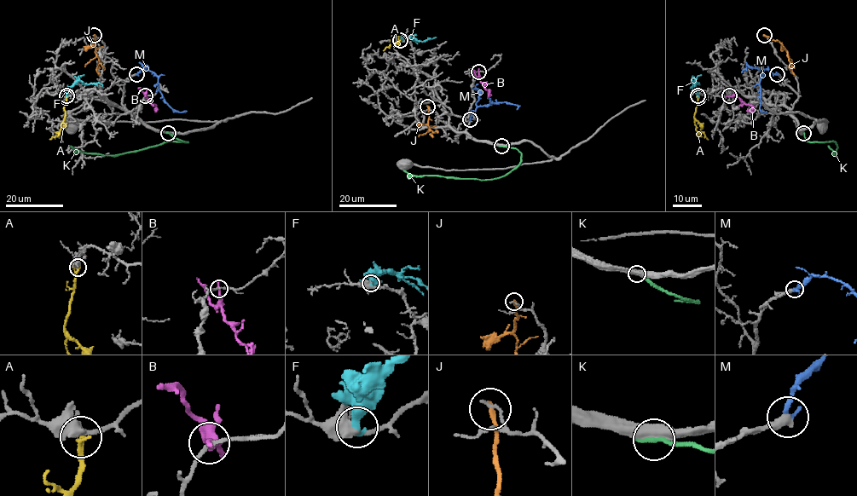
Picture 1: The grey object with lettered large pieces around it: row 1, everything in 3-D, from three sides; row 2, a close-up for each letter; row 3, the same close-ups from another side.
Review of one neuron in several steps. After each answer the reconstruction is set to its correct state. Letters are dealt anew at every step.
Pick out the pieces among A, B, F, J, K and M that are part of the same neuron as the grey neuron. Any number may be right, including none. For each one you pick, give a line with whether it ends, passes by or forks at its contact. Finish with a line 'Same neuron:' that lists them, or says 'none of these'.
M: It ends there
Same neuron: M

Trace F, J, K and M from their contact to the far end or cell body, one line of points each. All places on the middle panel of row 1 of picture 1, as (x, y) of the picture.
F: (400, 40), (409, 37), (423, 41), (436, 37)
J: (427, 106), (428, 125), (432, 137)
K: (501, 146), (515, 148), (521, 153), (521, 161), (506, 175), (495, 179), (409, 175), (403, 170)
M: (470, 120), (470, 116), (479, 106), (492, 102), (517, 105), (517, 109)

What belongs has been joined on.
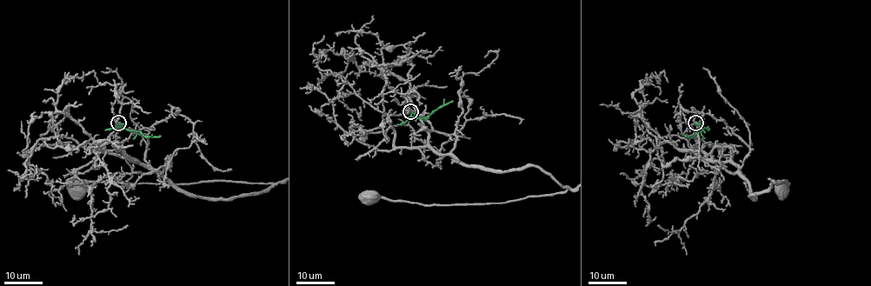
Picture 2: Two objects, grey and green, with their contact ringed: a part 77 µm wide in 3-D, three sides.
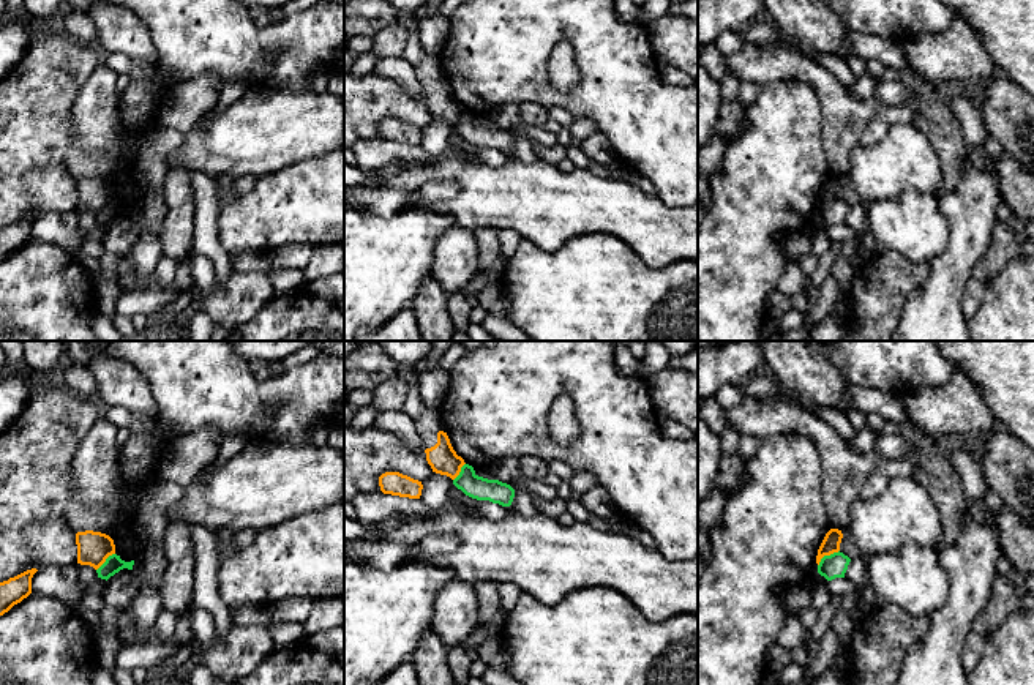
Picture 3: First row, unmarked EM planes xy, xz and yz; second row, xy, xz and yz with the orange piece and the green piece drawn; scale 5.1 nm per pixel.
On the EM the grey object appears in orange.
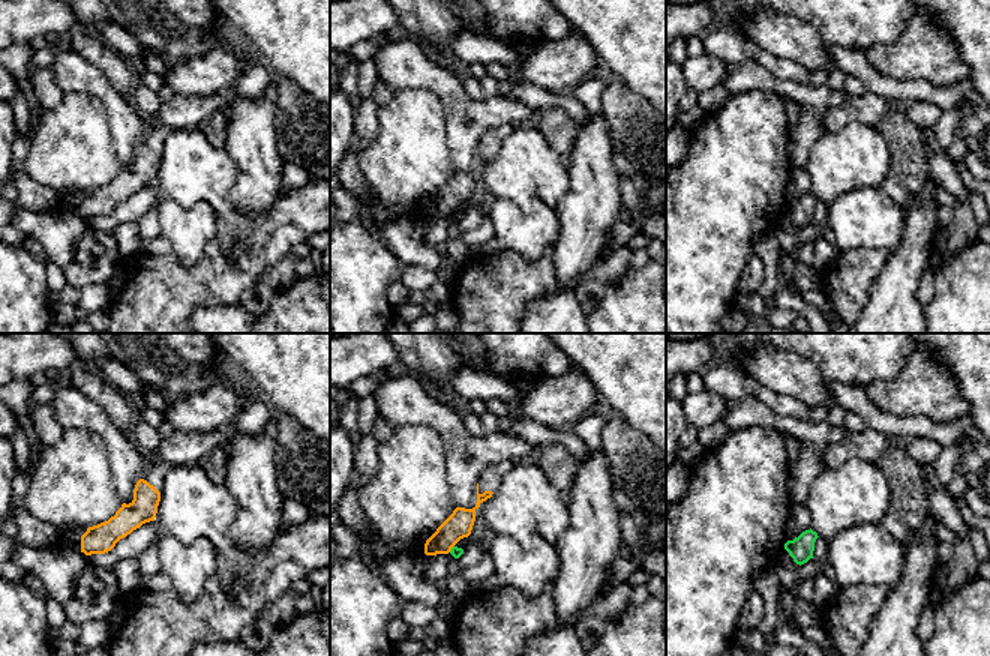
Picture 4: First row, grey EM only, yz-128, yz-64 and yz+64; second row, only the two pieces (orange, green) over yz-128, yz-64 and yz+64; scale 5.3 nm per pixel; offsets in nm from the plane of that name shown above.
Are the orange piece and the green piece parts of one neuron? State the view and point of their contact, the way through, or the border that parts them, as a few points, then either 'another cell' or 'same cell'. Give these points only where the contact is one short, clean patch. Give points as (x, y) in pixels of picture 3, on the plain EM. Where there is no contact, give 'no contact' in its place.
contact yz (826, 201); border yz (839, 196), (826, 201), (818, 212); another cell

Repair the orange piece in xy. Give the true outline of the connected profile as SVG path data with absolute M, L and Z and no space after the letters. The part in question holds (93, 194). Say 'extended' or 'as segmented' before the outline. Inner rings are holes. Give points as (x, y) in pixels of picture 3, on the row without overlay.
as segmented | M85 177L76 180L77 210L98 216L109 202L115 200L114 186L101 178Z

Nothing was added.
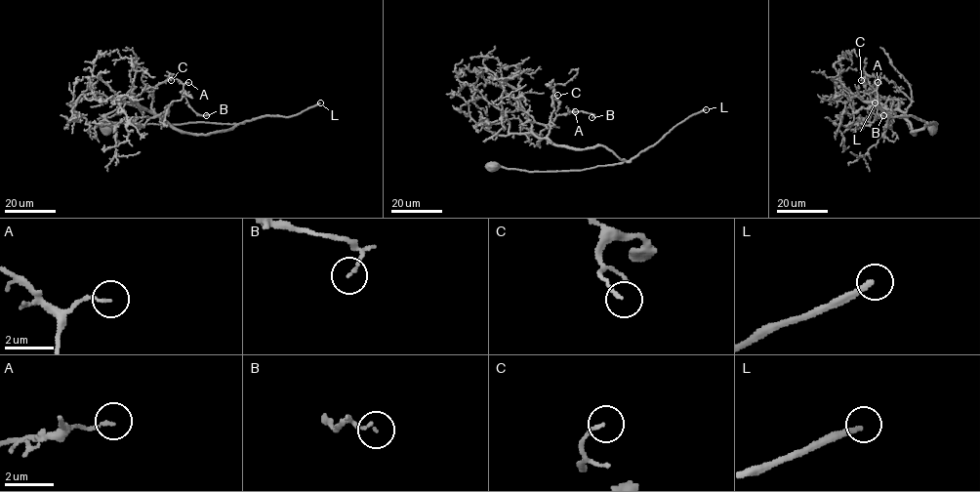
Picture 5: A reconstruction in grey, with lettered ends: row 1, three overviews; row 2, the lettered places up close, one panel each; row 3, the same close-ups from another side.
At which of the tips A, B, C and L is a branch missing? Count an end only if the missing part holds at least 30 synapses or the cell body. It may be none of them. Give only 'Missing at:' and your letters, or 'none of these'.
Missing at: L

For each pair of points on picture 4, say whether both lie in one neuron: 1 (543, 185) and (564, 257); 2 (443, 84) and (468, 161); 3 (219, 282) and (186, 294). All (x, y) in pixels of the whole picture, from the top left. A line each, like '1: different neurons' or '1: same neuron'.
1: different neurons
2: same neuron
3: same neuron

